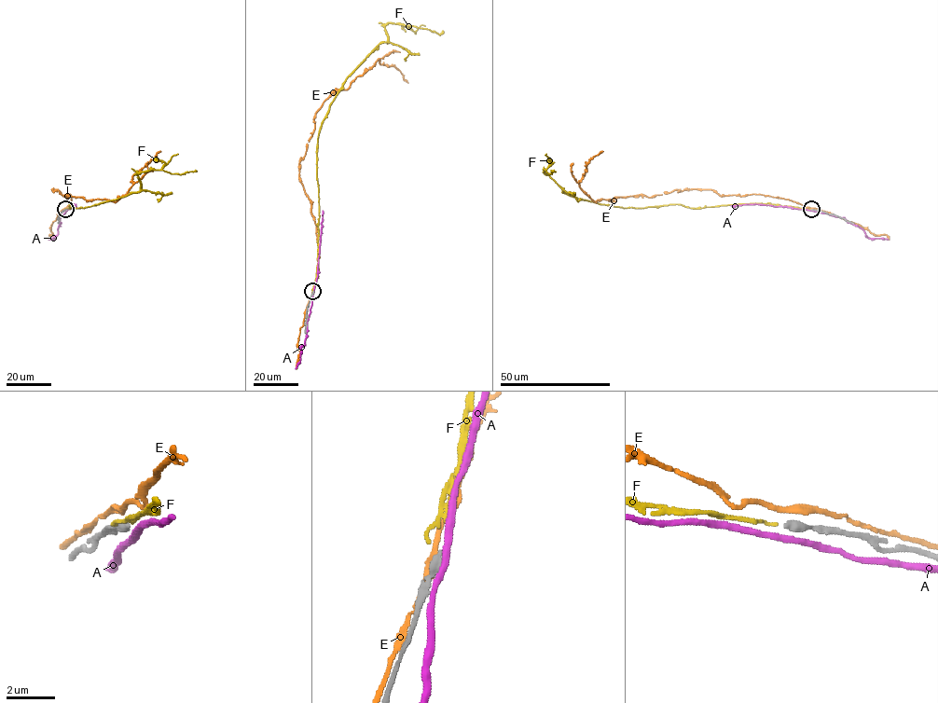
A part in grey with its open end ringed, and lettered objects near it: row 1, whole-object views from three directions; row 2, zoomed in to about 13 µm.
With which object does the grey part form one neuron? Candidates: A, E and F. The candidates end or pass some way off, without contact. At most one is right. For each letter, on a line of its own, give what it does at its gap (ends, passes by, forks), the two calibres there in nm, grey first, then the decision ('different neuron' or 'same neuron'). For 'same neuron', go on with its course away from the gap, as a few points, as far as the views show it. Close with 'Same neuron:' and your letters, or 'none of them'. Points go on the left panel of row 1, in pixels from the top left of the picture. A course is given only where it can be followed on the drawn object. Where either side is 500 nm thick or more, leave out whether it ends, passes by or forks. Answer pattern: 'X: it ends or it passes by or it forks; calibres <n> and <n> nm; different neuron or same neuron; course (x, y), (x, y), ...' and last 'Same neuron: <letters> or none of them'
A: it passes by; calibres 360 and 280 nm; different neuron
E: it passes by; calibres 360 and 220 nm; different neuron
F: it ends; calibres 360 and 120 nm; same neuron; course (65, 209), (71, 203), (70, 208), (70, 204), (83, 207), (138, 192), (141, 172), (181, 174), (195, 170)
Same neuron: F

